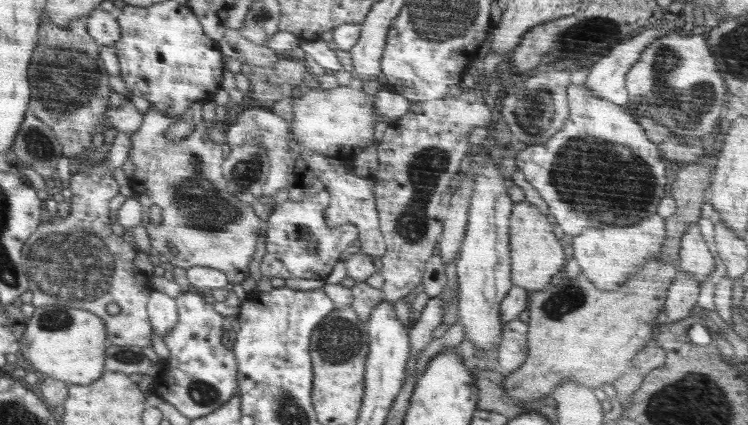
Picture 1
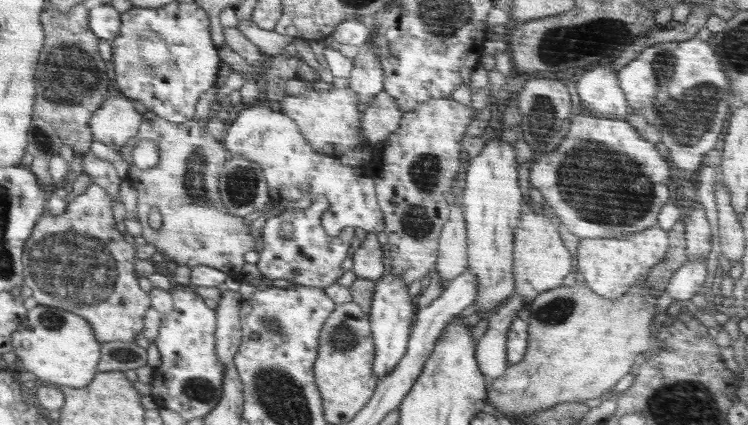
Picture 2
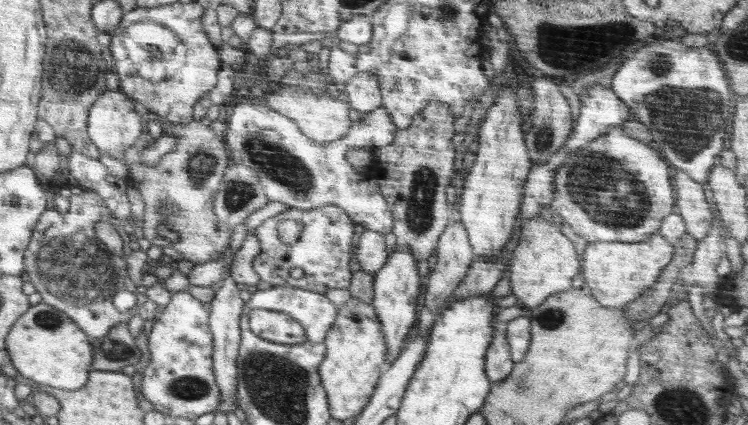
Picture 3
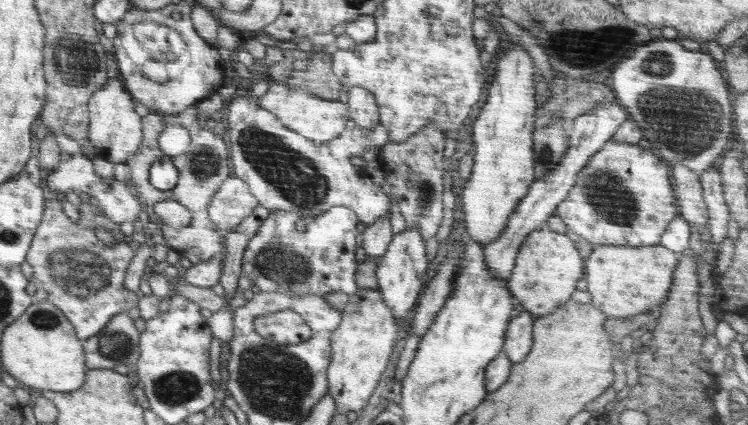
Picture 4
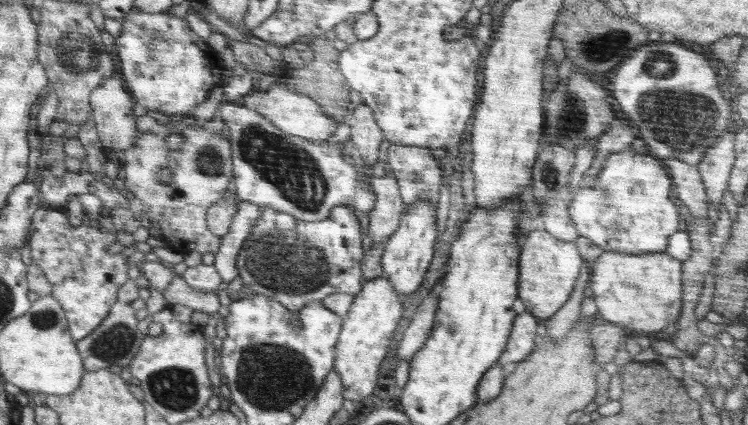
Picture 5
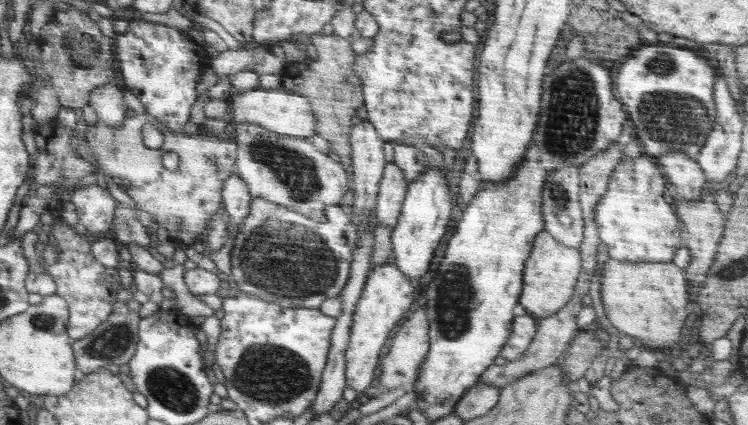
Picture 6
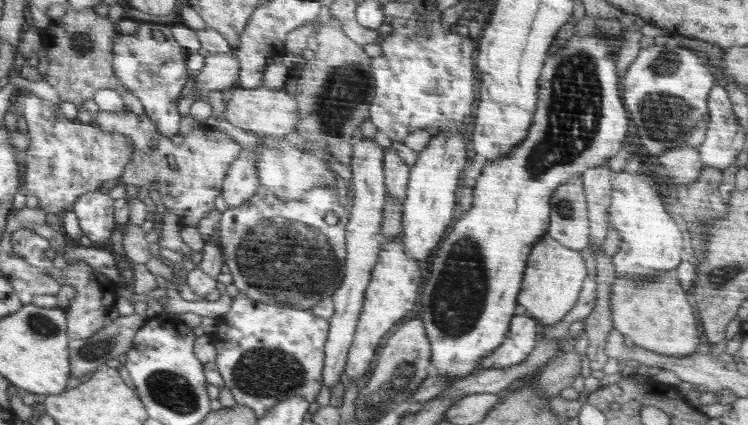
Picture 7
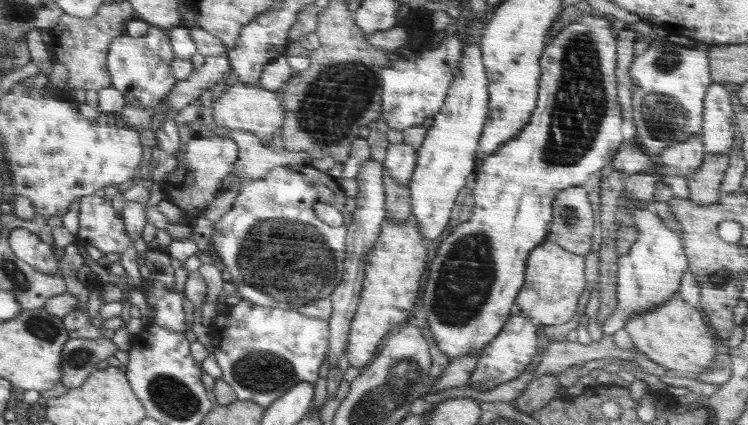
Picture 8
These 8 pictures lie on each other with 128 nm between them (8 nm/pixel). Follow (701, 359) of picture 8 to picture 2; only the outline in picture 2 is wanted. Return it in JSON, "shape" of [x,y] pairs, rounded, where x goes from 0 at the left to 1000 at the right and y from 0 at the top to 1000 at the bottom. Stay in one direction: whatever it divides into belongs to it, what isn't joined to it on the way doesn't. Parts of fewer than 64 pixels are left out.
{"shape":[[[874,529],[834,560],[777,562],[770,593],[770,640],[781,649],[782,668],[797,692],[821,708],[834,696],[845,671],[864,659],[872,626],[893,602],[894,565],[885,534]]]}

